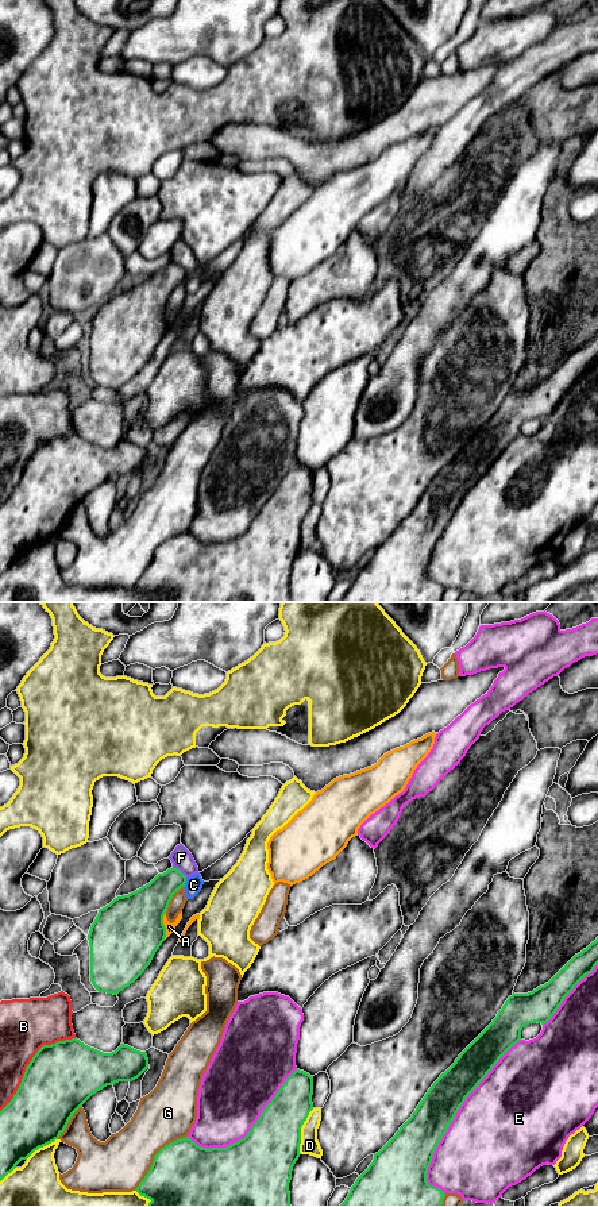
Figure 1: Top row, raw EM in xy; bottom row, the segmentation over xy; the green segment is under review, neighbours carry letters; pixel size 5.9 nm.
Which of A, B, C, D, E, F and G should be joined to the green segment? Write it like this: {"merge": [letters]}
{"merge": ["E"]}

